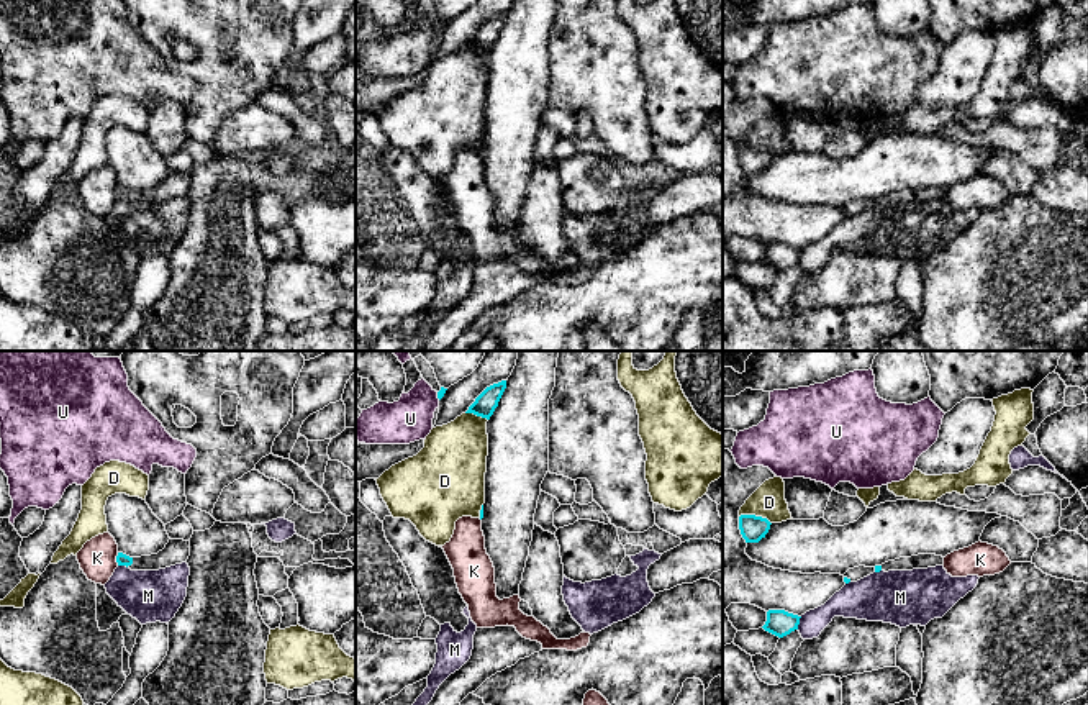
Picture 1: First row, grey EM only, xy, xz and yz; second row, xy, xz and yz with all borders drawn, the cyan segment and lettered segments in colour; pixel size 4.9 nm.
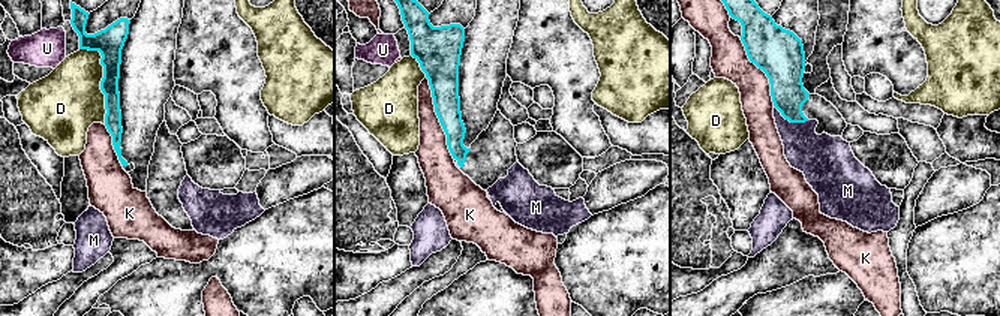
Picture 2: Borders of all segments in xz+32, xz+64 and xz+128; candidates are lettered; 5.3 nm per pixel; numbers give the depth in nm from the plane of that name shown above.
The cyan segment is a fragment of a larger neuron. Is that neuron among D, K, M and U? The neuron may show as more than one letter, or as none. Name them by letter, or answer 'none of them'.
none of them

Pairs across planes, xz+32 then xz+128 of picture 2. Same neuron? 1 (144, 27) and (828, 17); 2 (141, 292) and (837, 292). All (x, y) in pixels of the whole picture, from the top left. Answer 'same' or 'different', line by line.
1: same
2: same

